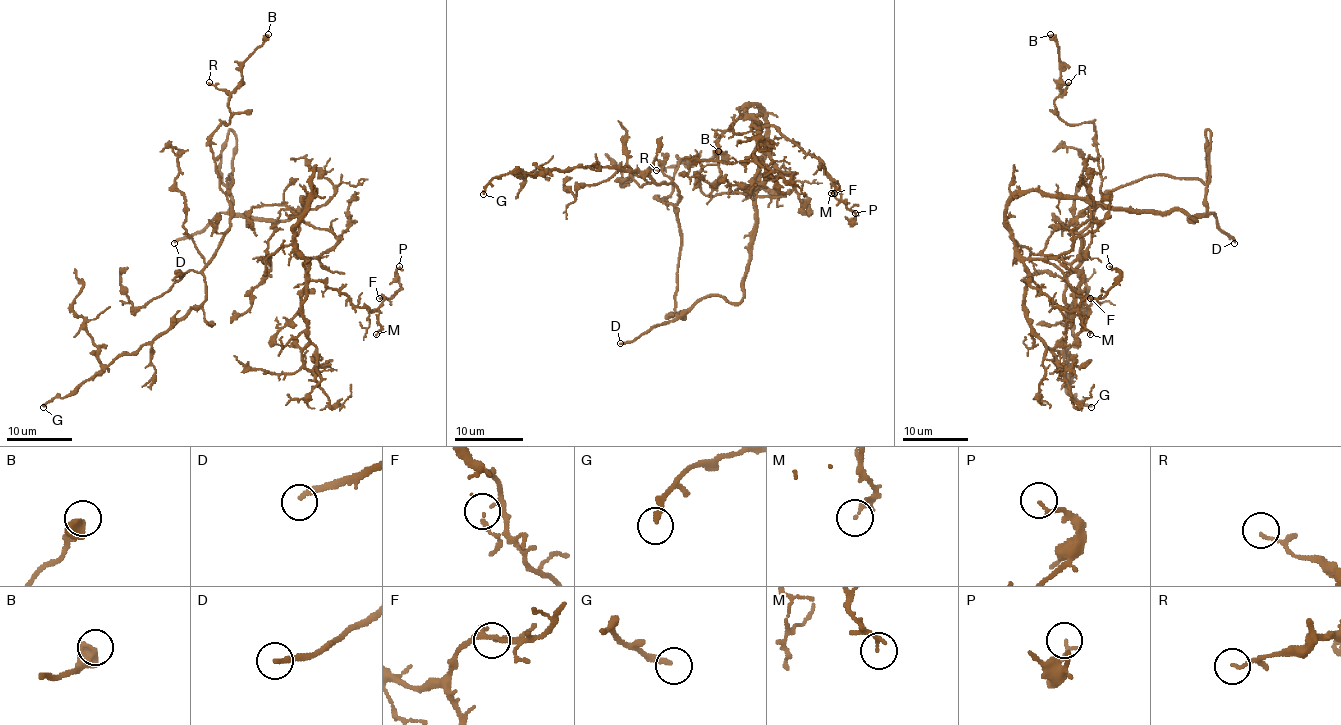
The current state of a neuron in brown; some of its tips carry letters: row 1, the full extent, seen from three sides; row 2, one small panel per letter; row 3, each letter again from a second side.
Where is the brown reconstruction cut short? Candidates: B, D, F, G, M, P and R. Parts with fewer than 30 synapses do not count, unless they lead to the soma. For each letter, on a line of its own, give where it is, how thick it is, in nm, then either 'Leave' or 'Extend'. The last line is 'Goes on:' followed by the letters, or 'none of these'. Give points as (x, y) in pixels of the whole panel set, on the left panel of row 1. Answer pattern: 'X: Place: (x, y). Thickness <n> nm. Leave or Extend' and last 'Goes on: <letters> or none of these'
B: Place: (268, 34). Thickness 500 nm. Leave
D: Place: (174, 243). Thickness 220 nm. Extend
F: Place: (379, 298). Thickness 130 nm. Leave
G: Place: (43, 407). Thickness 200 nm. Leave
M: Place: (376, 334). Thickness 150 nm. Leave
P: Place: (399, 266). Thickness 160 nm. Leave
R: Place: (209, 82). Thickness 100 nm. Leave
Goes on: D

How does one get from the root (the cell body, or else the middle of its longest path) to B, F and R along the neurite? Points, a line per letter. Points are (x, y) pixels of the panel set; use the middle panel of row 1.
B: (697, 302), (675, 312), (680, 223), (676, 210), (658, 199), (671, 193), (676, 155), (695, 162), (718, 151)
F: (697, 302), (743, 295), (766, 136), (752, 105), (759, 127), (819, 160), (834, 193)
R: (697, 302), (675, 312), (680, 223), (676, 210), (658, 199), (671, 193), (676, 155), (675, 165), (656, 170)

